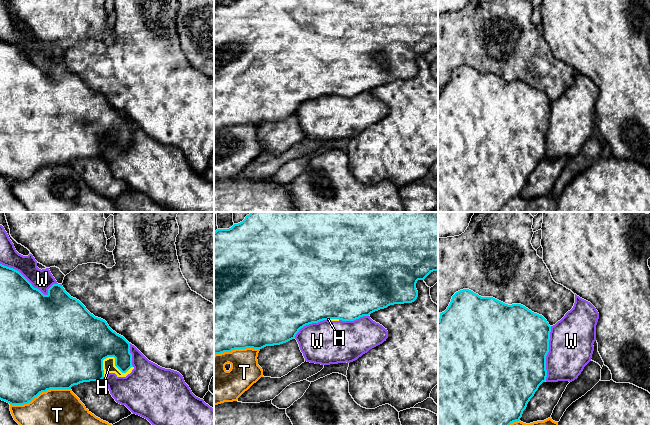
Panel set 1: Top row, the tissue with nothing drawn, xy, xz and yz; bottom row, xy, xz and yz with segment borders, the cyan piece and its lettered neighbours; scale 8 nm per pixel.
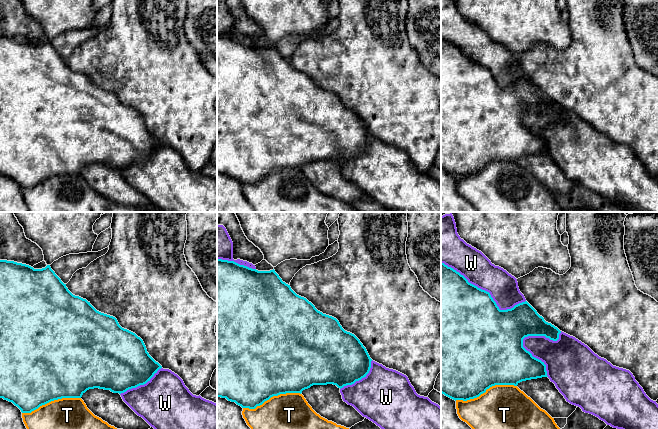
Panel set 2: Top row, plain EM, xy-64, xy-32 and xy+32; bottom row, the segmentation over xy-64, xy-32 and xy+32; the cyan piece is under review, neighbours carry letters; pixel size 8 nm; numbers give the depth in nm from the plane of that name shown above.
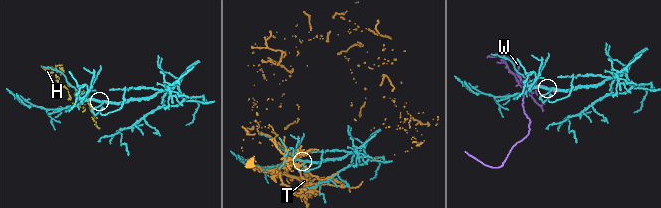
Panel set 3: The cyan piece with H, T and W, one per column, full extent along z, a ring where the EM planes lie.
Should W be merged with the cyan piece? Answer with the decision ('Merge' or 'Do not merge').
Do not merge

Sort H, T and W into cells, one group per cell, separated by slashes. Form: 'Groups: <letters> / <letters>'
Groups: H W / T

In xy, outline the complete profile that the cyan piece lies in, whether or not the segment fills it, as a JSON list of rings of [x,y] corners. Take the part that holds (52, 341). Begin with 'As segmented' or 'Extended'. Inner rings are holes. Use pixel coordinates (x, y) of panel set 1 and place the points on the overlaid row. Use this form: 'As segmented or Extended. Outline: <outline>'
As segmented. Outline: [[[0,264],[0,400],[24,405],[50,389],[71,389],[83,382],[102,381],[103,360],[115,358],[115,366],[126,373],[132,365],[130,344],[113,331],[107,322],[95,317],[59,284],[44,295],[17,270]]]

